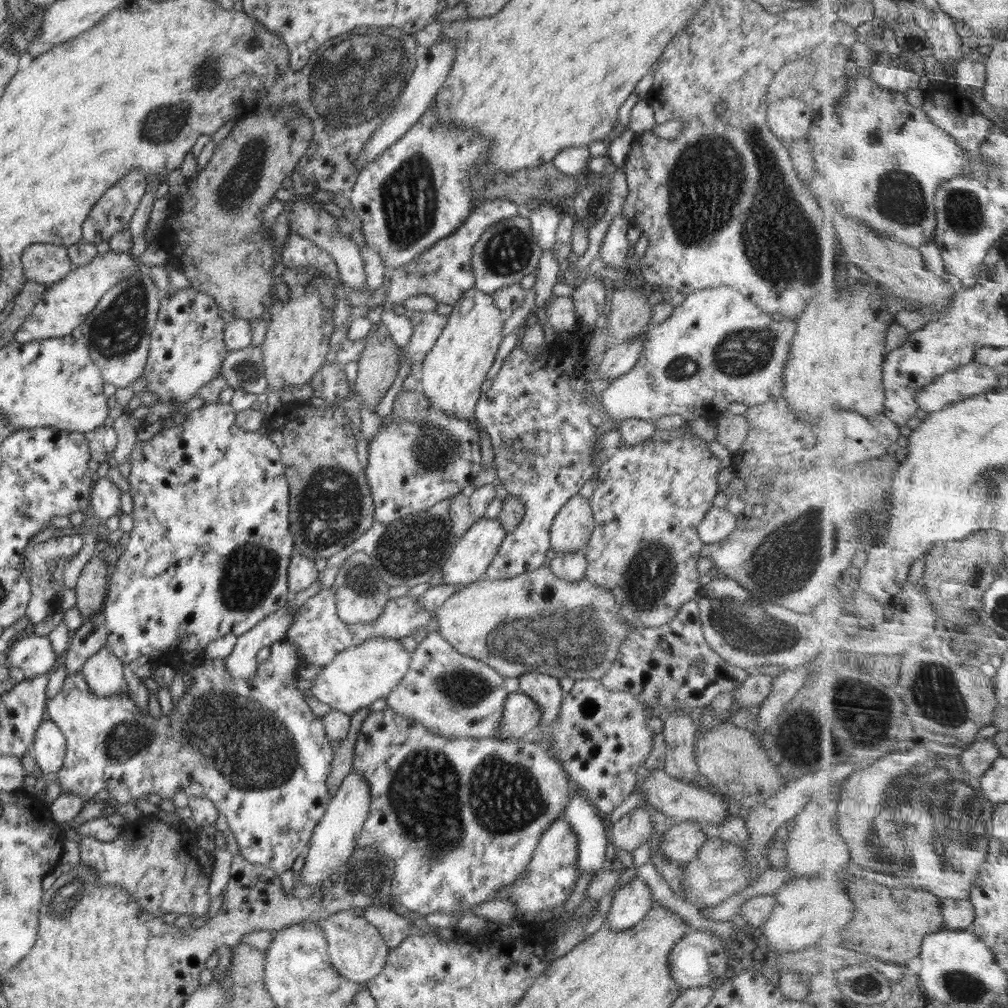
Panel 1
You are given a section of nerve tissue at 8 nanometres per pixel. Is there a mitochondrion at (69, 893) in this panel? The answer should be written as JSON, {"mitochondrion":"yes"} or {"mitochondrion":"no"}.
{"mitochondrion":"yes"}

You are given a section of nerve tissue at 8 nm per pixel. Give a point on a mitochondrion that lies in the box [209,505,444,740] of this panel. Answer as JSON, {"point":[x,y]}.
{"point":[249,572]}

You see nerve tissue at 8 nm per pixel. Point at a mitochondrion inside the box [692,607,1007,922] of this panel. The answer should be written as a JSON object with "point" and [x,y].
{"point":[942,807]}

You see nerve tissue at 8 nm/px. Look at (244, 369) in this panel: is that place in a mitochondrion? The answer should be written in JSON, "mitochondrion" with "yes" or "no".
{"mitochondrion":"yes"}

